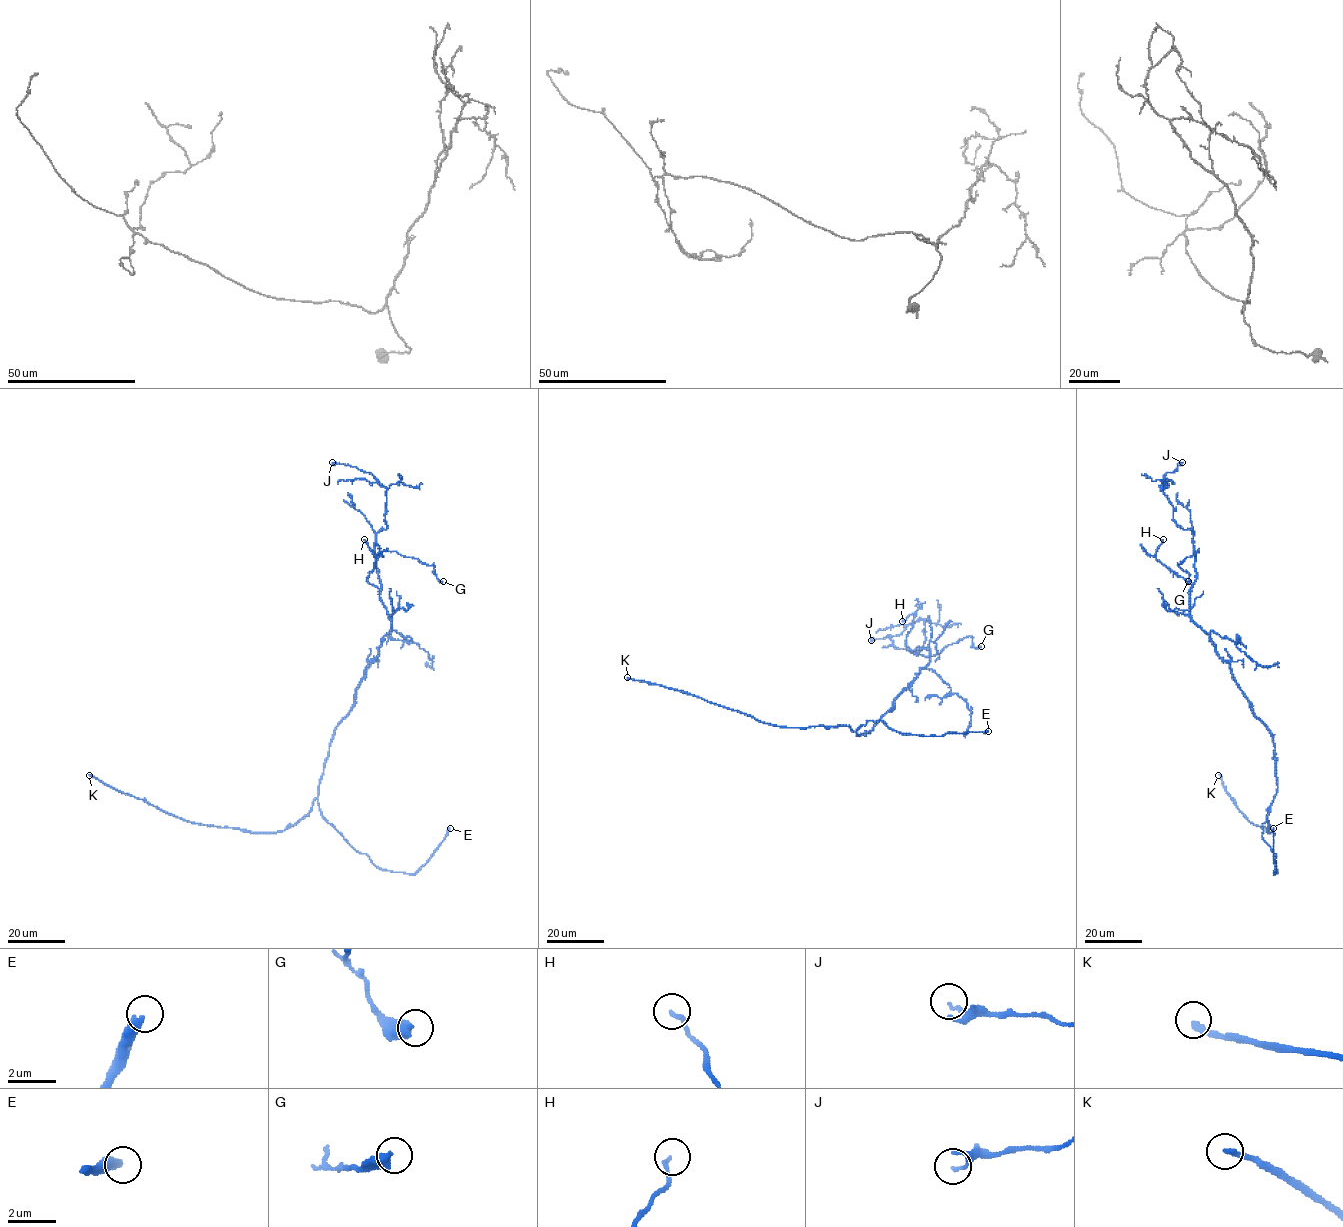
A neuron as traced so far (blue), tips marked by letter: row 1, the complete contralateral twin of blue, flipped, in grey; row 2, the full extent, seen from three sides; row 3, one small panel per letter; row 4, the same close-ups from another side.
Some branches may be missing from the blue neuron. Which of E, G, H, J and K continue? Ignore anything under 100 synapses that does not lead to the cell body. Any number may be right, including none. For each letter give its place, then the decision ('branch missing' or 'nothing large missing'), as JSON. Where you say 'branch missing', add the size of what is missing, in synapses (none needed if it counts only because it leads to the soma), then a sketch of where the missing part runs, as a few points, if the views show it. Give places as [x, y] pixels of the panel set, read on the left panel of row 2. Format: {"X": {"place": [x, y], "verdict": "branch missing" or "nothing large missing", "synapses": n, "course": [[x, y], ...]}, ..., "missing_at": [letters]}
{"E": {"place": [450, 828], "verdict": "branch missing"}, "G": {"place": [443, 581], "verdict": "nothing large missing"}, "H": {"place": [364, 539], "verdict": "nothing large missing"}, "J": {"place": [332, 462], "verdict": "nothing large missing"}, "K": {"place": [89, 775], "verdict": "branch missing", "synapses": 160}, "missing_at": ["E", "K"]}

